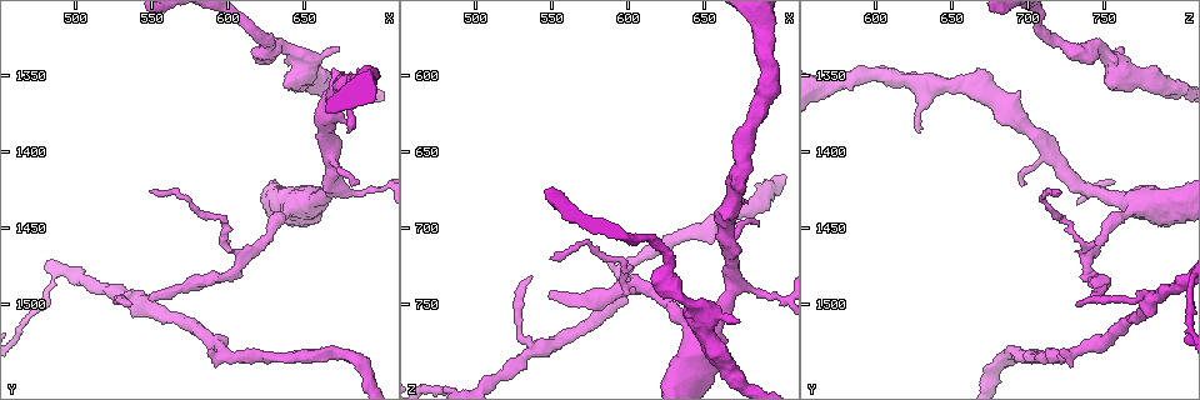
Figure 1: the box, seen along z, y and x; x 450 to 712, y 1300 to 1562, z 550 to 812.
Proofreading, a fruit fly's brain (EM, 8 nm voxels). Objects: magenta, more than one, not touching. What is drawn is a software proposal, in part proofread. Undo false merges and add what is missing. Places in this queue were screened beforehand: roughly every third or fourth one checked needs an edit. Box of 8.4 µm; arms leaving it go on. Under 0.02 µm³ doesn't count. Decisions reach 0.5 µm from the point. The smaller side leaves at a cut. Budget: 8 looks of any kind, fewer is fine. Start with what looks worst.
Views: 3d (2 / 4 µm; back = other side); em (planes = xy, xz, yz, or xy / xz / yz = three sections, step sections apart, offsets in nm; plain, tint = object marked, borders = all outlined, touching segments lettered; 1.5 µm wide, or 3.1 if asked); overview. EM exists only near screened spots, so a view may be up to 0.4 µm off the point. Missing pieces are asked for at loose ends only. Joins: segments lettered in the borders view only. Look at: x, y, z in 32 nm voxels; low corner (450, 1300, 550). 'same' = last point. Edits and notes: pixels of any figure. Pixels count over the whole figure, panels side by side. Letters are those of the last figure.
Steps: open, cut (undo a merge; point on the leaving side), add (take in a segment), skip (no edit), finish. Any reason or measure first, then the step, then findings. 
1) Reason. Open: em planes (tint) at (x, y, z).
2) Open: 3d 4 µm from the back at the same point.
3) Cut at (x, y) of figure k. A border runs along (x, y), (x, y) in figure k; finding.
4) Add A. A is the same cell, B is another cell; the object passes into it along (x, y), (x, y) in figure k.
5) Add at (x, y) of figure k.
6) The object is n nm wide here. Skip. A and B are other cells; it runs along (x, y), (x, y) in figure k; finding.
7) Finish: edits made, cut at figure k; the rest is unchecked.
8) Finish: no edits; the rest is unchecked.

Branch stops here. Open: 3d 2 µm at (684, 1420, 698).

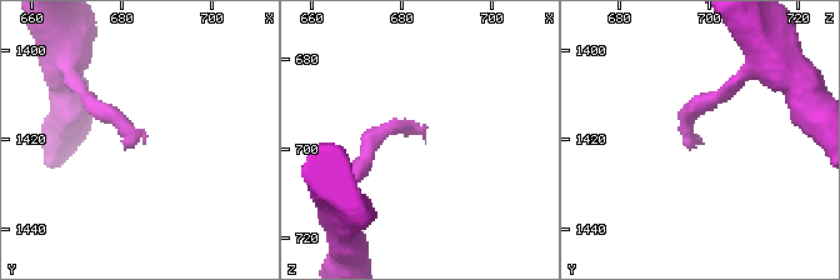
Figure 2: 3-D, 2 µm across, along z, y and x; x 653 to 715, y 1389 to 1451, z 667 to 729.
Shape alone is not enough. Open: em planes (borders) at (685, 1421, 697).

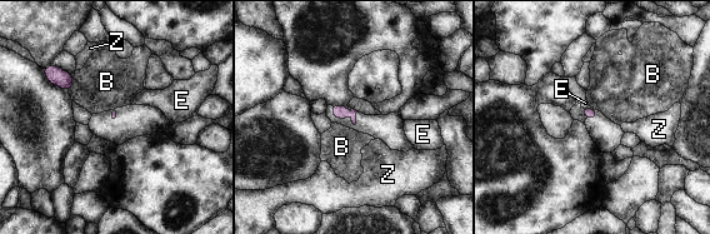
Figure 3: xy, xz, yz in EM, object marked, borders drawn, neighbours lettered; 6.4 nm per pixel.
Skip. B, E and Z are other cells; a border runs along (74, 76), (69, 93) in figure 3; no lettered segment goes on from it.

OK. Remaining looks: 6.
Sharp bend. Open: 3d 2 µm at (598, 1446, 724).

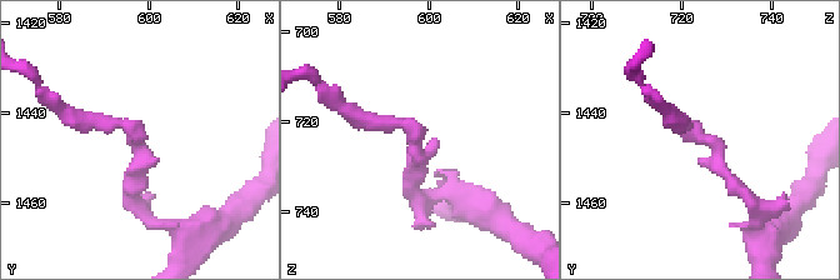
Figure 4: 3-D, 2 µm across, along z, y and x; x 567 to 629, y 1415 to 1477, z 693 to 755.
Shape alone is not enough. Open: em planes (borders) at (598, 1446, 724).

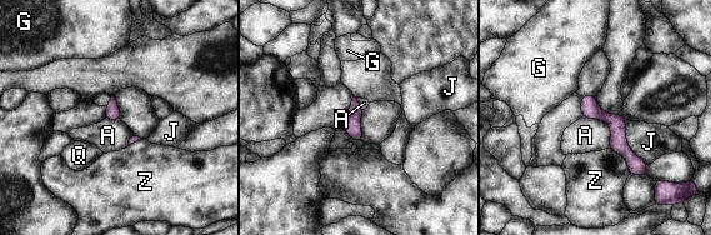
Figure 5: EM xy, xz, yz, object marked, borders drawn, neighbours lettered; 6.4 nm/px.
Skip. A, G, J, Q and Z are other cells; a border runs along (581, 116), (609, 125), (609, 148) in figure 5; one neuron here.

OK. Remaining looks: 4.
Branch point. Open: em xy step 8 (borders) at (542, 1498, 778).

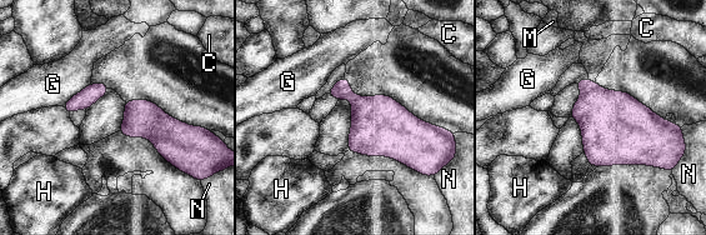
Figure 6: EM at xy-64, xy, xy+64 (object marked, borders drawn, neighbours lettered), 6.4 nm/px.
Cut it another way. Open: em planes (borders) at the same point.

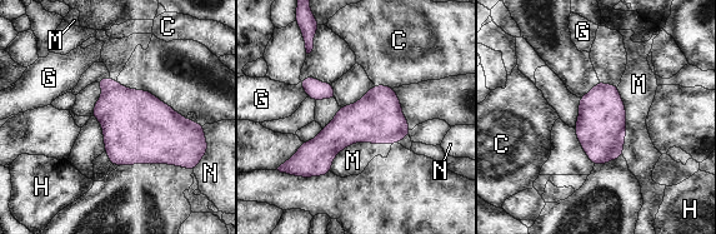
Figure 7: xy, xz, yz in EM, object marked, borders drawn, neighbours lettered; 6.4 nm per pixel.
Cut at (104, 83) of figure 7. C, G, H, M and N are other cells; a border runs along (113, 81), (103, 94) in figure 7; a second neuron is stuck on.

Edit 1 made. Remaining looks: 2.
Finish: edits made, cut at figure 7; the rest is unchecked.

